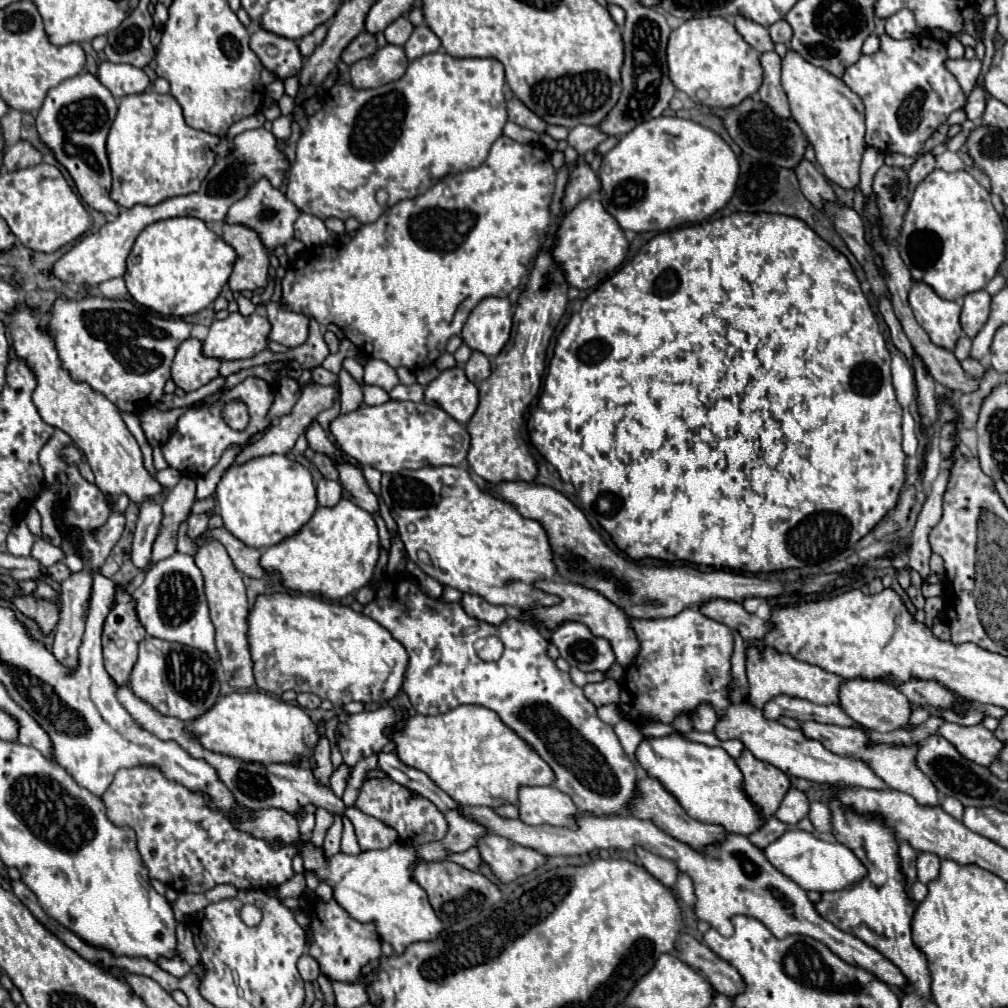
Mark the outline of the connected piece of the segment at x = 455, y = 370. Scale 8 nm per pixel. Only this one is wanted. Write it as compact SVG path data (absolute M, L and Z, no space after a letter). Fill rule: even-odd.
M453 366L429 382L425 388L425 402L439 404L447 414L465 424L477 410L479 390L473 382L469 382L463 368Z

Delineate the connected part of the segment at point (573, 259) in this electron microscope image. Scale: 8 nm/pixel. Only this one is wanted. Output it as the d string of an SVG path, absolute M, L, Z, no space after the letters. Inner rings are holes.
M583 200L573 210L565 214L561 226L557 230L557 244L553 248L553 258L563 266L563 272L571 286L587 290L595 288L603 278L619 268L629 250L629 242L625 238L619 222L603 208L599 200Z

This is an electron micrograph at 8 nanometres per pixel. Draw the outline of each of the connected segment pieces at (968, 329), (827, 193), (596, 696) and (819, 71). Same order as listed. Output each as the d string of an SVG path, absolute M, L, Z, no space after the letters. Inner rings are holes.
M985 290L971 292L963 298L961 328L969 338L975 338L977 332L981 330L981 326L987 322L989 304L991 304L991 296Z
M803 160L799 164L799 168L795 170L797 172L797 178L799 178L799 184L801 184L801 190L805 194L805 198L821 210L821 206L825 202L831 202L831 200L837 200L835 192L831 190L831 186L827 184L825 176L807 160Z
M605 678L603 682L593 682L583 686L585 696L595 704L595 708L601 708L605 704L619 704L621 684L613 678Z
M787 50L781 60L781 82L789 98L791 116L809 138L825 176L841 188L855 188L859 184L859 164L865 152L865 106L861 98L841 78L821 66L813 66L795 50ZM829 134L833 134L833 146Z

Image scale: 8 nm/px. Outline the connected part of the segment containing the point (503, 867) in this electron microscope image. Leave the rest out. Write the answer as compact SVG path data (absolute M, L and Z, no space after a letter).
M495 834L481 836L475 846L503 884L531 874L545 864L545 856L539 856L539 852L531 852L531 848L519 848L519 844L511 844L511 840Z

